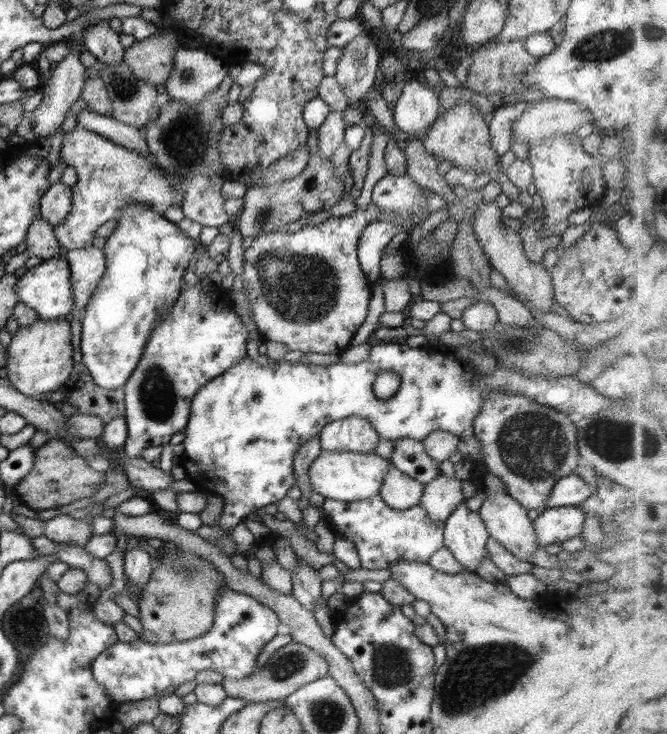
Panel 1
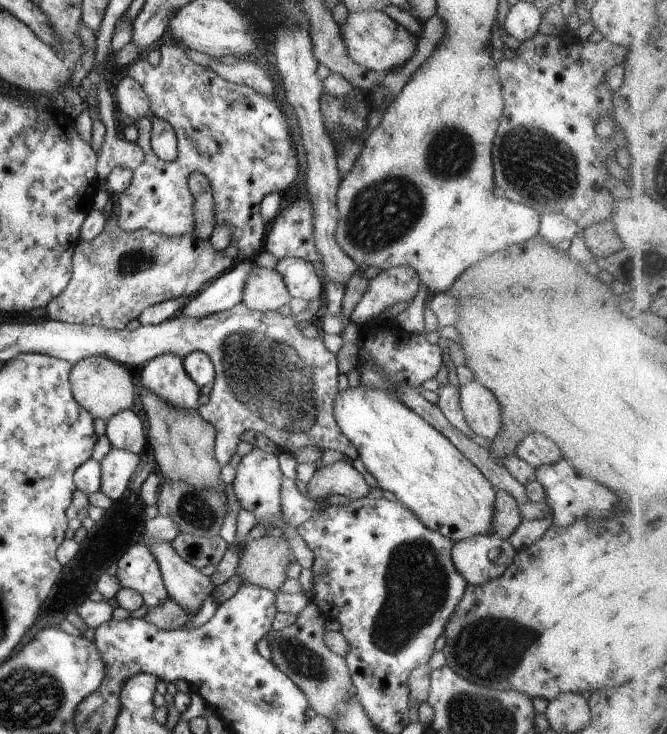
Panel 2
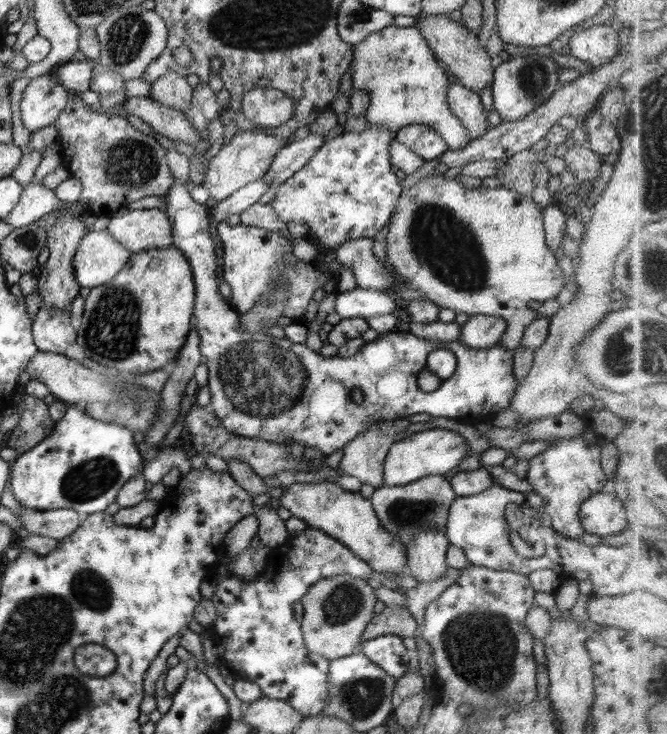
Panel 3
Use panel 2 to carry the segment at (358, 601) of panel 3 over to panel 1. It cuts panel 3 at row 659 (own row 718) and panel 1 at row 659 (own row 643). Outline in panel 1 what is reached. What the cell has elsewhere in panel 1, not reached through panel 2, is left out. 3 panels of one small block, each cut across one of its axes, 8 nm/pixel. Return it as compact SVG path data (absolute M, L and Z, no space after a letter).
M290 642L280 647L270 660L262 665L262 669L256 669L250 676L242 679L224 677L221 686L228 697L242 698L248 703L271 701L282 703L284 698L294 694L302 686L324 678L328 675L328 671L328 662L326 658L322 658L321 654L300 642Z

